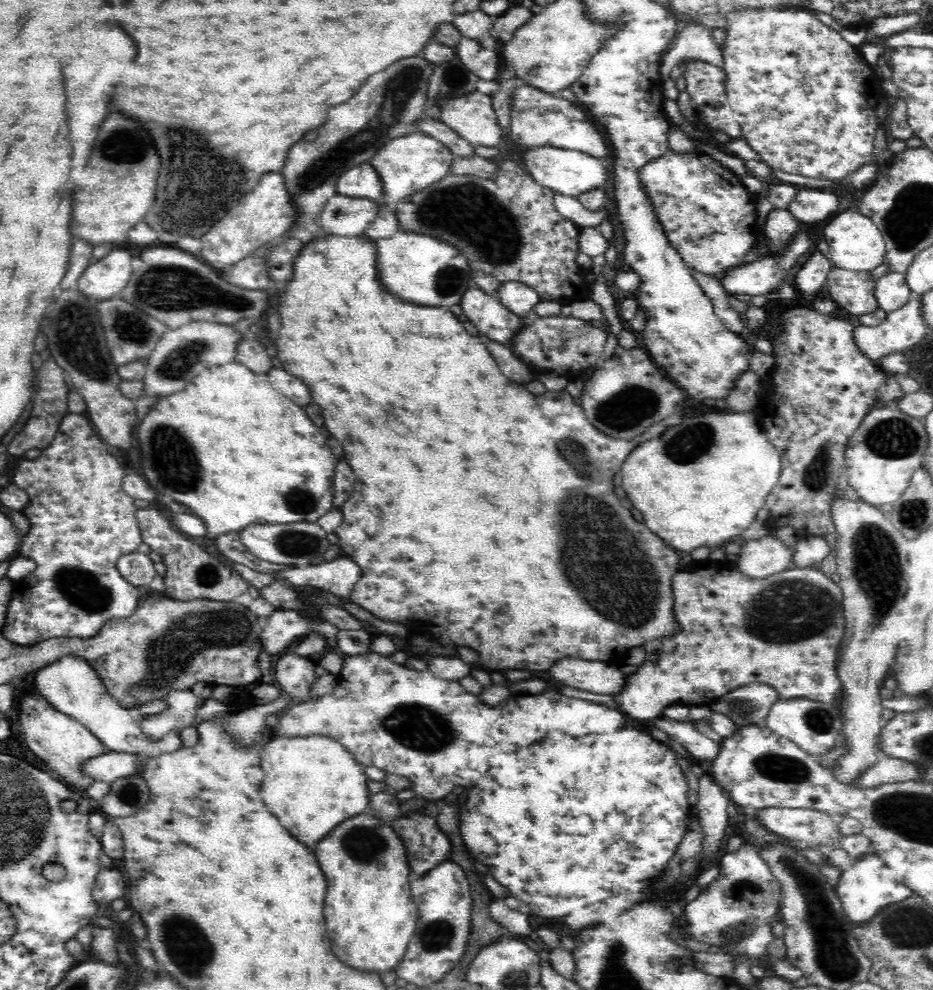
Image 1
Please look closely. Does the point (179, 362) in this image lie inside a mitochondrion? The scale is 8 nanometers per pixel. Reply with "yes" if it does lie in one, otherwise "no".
yes

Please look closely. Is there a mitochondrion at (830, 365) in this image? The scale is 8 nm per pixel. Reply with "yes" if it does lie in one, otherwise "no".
no

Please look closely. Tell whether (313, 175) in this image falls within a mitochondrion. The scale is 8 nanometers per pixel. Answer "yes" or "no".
yes

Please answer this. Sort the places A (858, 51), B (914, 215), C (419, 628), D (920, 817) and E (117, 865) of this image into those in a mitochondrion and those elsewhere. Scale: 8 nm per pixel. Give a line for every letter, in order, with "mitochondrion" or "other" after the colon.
A: other
B: mitochondrion
C: other
D: mitochondrion
E: other

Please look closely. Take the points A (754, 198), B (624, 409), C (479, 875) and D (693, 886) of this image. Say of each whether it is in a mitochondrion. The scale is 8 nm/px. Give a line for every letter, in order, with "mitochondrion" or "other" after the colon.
A: other
B: mitochondrion
C: other
D: other

